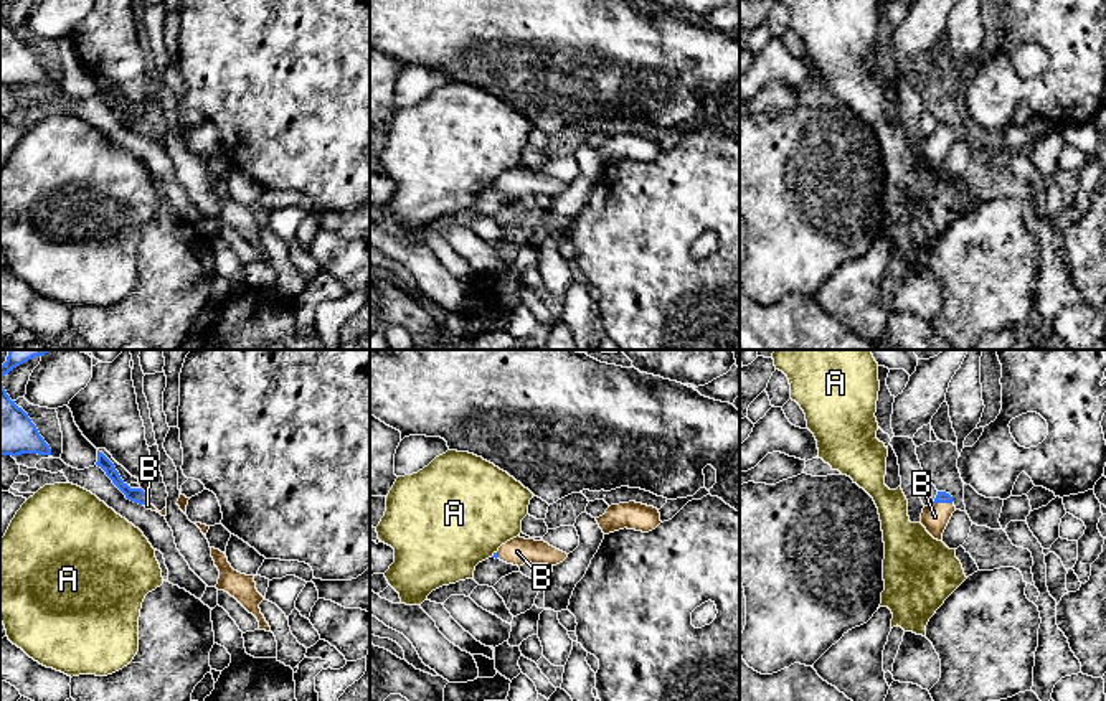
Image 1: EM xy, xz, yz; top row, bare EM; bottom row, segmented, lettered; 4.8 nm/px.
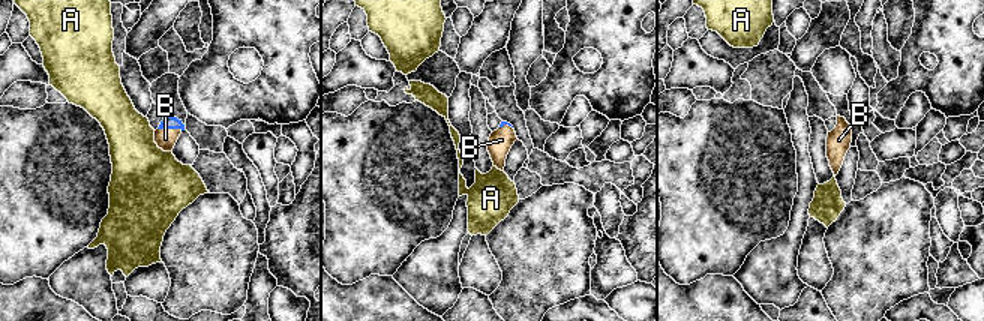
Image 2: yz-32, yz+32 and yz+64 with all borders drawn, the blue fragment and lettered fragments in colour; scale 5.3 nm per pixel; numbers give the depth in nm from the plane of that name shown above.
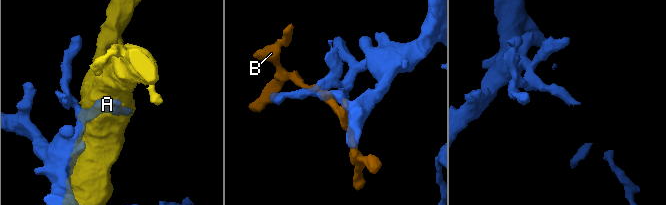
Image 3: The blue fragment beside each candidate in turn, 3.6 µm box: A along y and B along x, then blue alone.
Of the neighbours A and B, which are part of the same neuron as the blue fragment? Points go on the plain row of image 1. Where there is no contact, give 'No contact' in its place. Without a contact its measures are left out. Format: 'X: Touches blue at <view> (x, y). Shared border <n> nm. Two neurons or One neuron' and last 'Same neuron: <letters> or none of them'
A: Touches blue at xz (494, 185). Shared border 40 nm. Two neurons
B: Touches blue at yz (943, 132). Shared border 100 nm. One neuron
Same neuron: B

